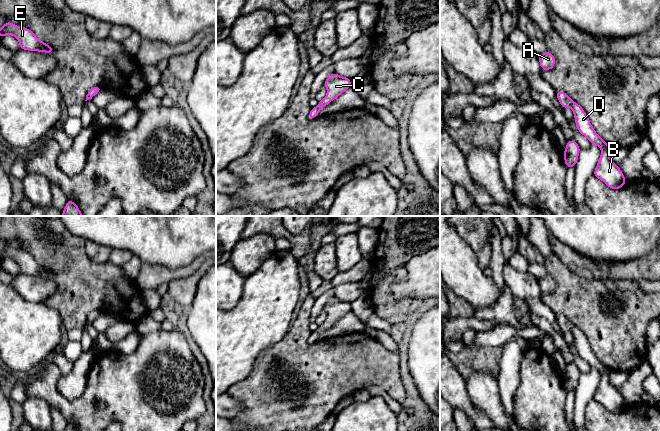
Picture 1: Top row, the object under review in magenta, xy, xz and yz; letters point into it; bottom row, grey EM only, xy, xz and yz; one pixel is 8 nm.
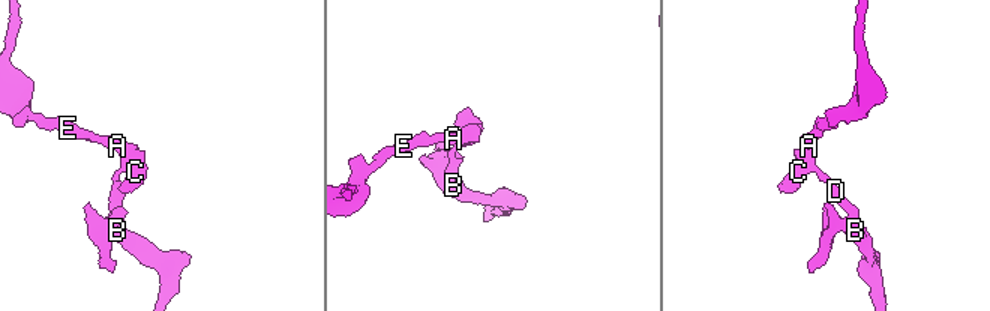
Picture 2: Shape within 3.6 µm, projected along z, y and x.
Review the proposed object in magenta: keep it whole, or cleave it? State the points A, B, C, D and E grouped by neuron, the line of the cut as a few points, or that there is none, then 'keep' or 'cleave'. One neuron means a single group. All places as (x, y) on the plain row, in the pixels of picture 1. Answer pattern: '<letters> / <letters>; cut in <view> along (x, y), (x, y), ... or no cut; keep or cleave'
A B C D E; no cut; keep

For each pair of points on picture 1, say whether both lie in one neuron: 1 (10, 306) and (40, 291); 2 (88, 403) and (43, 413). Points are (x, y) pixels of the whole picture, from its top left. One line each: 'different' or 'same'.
1: different
2: different

